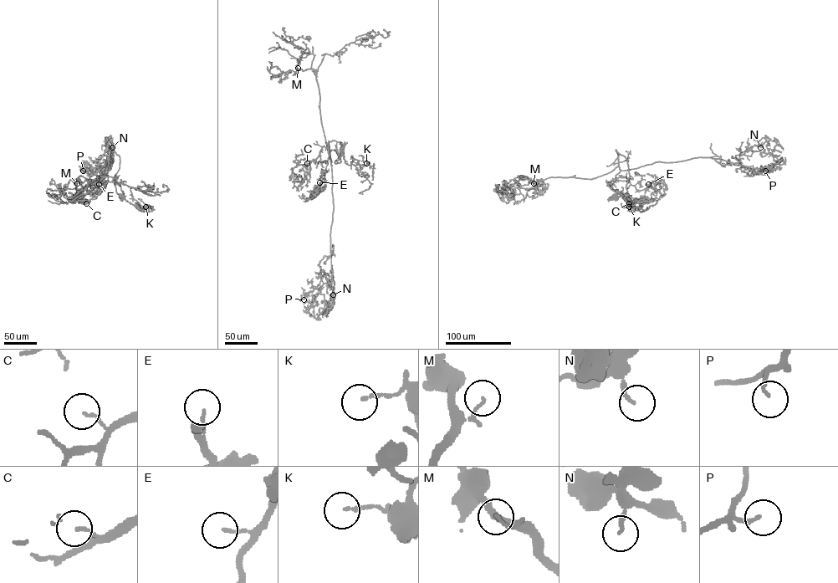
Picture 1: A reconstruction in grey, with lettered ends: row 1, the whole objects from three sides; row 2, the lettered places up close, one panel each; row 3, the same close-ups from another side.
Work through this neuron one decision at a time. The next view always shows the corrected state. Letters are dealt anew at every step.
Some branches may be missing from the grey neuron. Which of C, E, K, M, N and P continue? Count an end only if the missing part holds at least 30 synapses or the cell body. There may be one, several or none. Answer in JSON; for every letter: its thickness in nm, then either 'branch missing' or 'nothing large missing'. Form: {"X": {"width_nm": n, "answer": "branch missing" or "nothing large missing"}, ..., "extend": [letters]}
{"C": {"width_nm": 100, "answer": "nothing large missing"}, "E": {"width_nm": 110, "answer": "nothing large missing"}, "K": {"width_nm": 140, "answer": "nothing large missing"}, "M": {"width_nm": 80, "answer": "nothing large missing"}, "N": {"width_nm": 150, "answer": "nothing large missing"}, "P": {"width_nm": 130, "answer": "nothing large missing"}, "extend": []}

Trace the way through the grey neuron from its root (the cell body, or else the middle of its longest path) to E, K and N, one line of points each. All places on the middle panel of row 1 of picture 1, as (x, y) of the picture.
E: (342, 149), (337, 163), (339, 155), (332, 150), (329, 155), (328, 150), (319, 182)
K: (342, 149), (335, 163), (340, 161), (337, 153), (328, 153), (333, 140), (341, 142), (346, 163), (366, 163)
N: (342, 149), (342, 155), (334, 161), (339, 163), (334, 150), (328, 153), (334, 206), (330, 233), (333, 294)

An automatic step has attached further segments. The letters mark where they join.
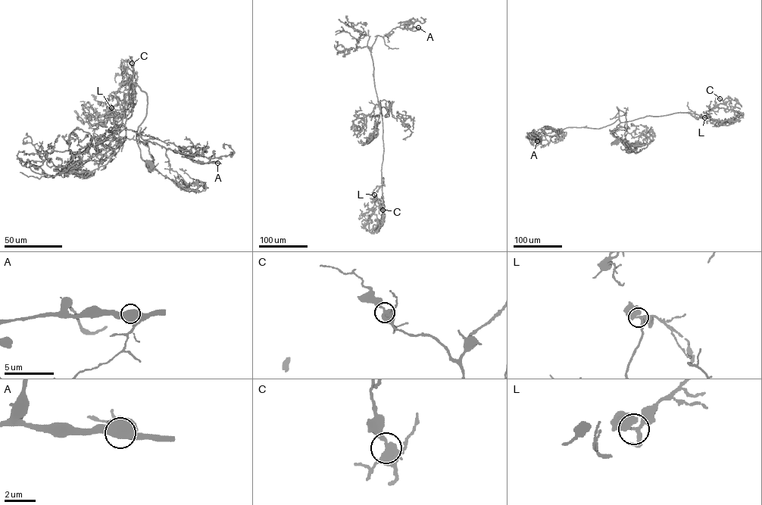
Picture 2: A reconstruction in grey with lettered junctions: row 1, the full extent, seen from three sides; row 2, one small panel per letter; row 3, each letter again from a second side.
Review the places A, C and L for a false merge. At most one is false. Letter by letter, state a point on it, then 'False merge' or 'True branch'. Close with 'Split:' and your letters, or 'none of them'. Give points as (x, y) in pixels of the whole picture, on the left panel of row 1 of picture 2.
A: Place: (217, 163). False merge
C: Place: (132, 63). True branch
L: Place: (111, 107). True branch
Split: A

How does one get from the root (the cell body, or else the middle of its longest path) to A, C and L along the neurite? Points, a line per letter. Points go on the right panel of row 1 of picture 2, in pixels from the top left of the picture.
A: (616, 141), (626, 126), (616, 107), (619, 118), (610, 125), (545, 126), (537, 141)
C: (616, 141), (626, 126), (616, 107), (621, 122), (679, 112), (706, 116), (723, 103), (719, 98)
L: (616, 141), (625, 138), (626, 126), (625, 113), (616, 107), (621, 122), (679, 112), (716, 121), (704, 117)

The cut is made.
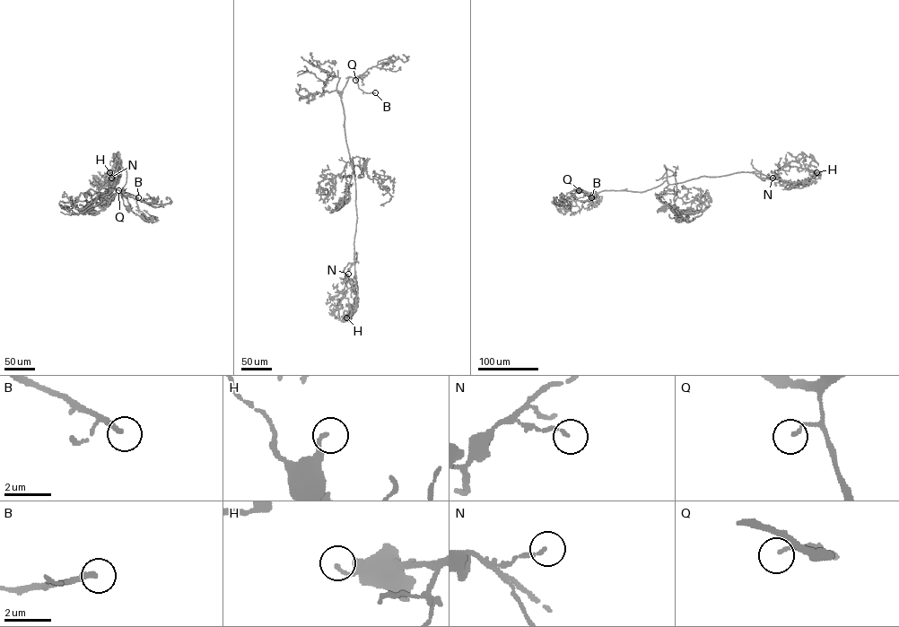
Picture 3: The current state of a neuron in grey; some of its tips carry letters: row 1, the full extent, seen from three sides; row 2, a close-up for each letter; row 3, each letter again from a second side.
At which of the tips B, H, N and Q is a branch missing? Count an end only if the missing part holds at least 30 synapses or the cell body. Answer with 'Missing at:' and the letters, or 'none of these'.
Missing at: B

